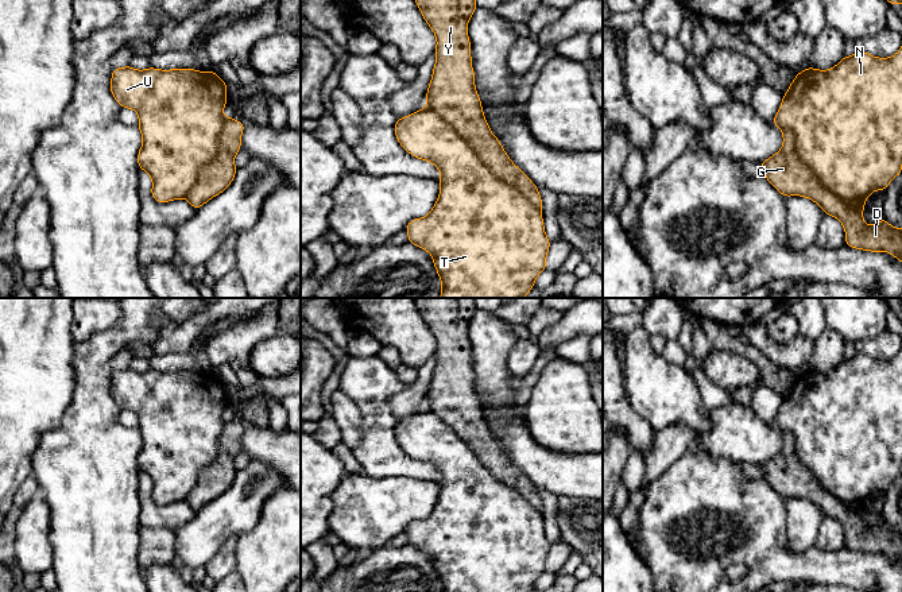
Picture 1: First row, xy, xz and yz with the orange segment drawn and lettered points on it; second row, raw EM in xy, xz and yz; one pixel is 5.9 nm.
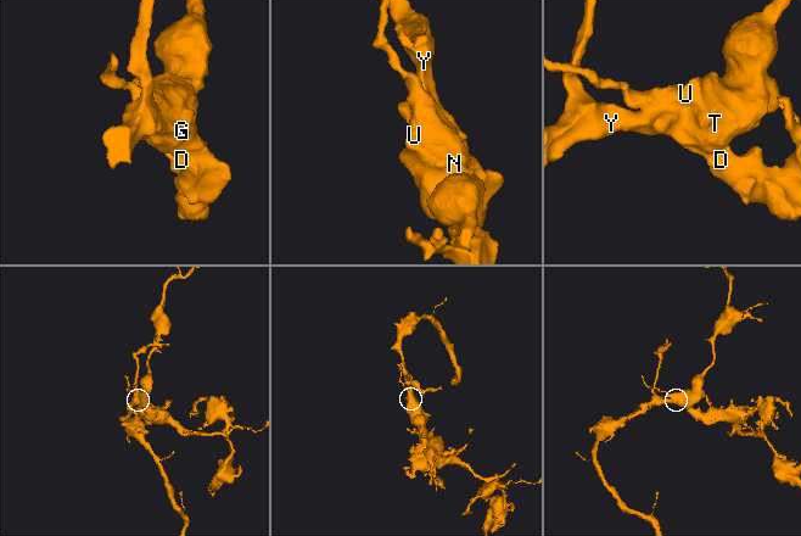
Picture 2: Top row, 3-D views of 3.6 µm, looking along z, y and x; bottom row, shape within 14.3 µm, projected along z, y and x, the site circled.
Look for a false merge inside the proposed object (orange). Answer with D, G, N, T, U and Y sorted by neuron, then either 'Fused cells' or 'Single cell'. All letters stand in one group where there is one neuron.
Groups: D G Y / N T U. Fused cells

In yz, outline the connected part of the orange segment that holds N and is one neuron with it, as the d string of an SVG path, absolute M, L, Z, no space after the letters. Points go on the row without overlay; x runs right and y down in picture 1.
M902 349L890 360L856 352L829 372L806 369L790 386L773 421L779 432L791 432L800 461L839 500L864 507L875 492L886 492L902 476Z

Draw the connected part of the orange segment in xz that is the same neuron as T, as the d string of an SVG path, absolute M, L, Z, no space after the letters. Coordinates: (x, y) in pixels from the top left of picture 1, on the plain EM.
M426 409L398 421L394 434L410 457L429 463L441 475L440 498L433 511L404 530L409 545L433 558L441 592L531 592L537 579L546 572L550 550L541 512L496 480L433 411Z

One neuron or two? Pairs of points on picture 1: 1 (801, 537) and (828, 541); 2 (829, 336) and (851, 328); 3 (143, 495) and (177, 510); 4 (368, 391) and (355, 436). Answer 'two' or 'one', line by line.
1: two
2: two
3: one
4: two

